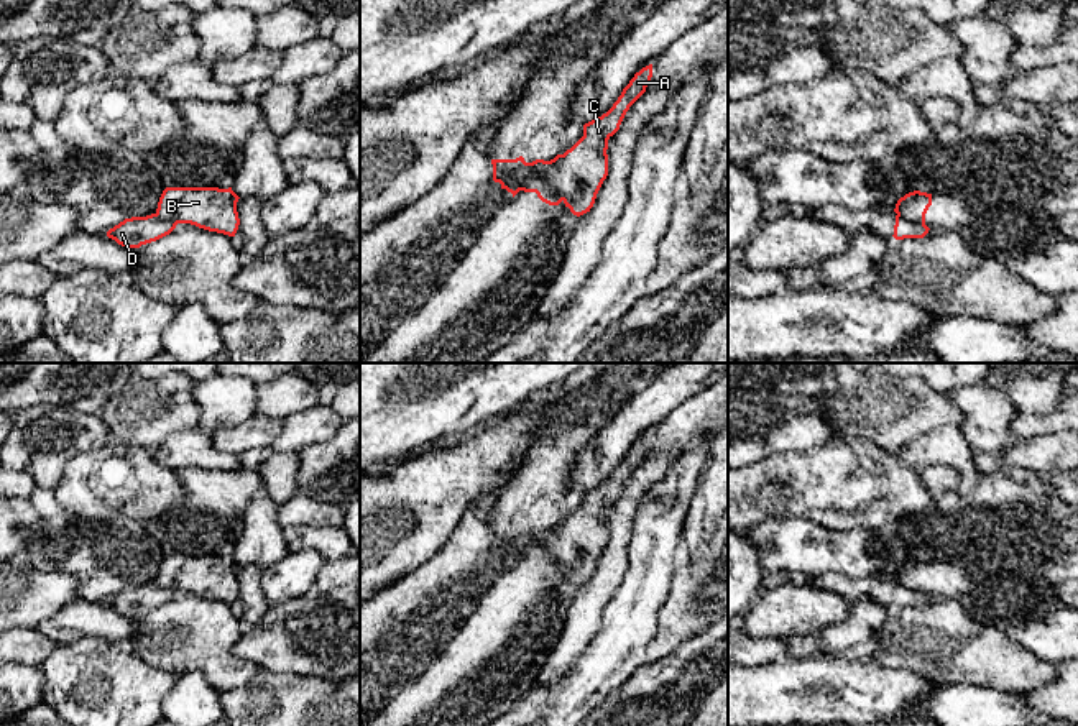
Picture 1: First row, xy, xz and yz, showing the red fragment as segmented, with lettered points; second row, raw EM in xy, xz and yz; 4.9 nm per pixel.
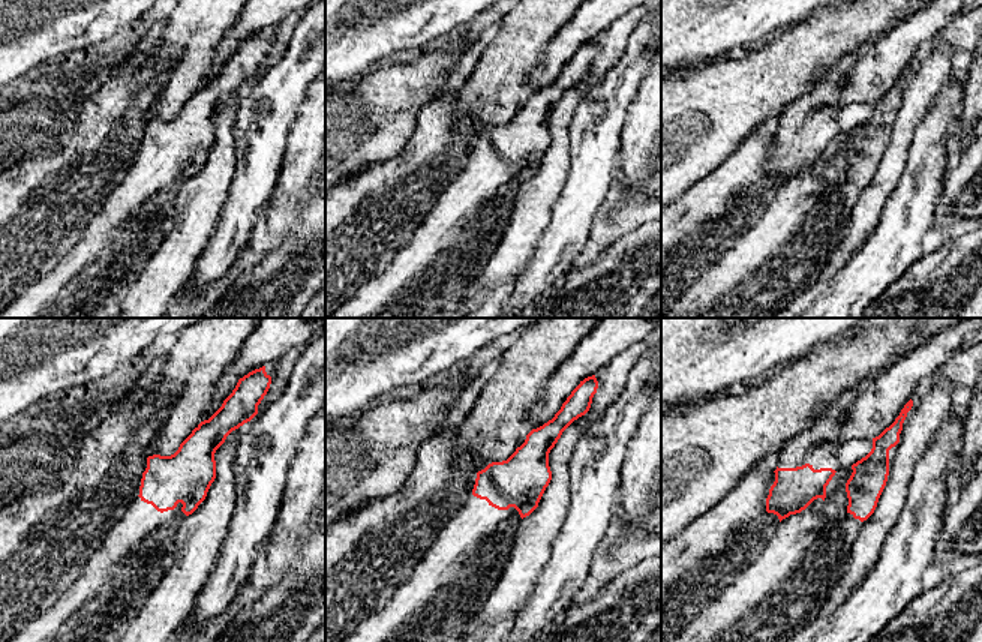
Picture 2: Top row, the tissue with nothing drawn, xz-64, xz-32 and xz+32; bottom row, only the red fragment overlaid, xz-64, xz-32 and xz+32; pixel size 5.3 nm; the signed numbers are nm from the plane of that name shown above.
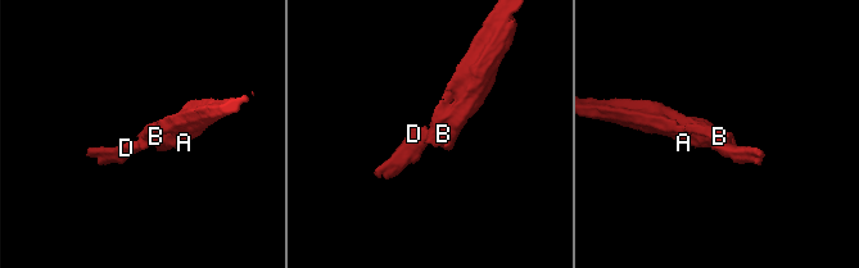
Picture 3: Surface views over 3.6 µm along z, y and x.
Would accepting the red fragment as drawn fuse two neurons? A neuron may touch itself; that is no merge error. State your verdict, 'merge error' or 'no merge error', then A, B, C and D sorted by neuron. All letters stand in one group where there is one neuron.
merge error; groups A B C / D

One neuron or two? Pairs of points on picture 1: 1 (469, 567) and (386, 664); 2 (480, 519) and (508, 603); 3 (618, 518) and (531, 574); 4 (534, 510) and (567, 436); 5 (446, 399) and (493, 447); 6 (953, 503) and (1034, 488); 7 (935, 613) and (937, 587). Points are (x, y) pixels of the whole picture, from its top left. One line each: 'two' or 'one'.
1: one
2: two
3: two
4: one
5: two
6: one
7: two

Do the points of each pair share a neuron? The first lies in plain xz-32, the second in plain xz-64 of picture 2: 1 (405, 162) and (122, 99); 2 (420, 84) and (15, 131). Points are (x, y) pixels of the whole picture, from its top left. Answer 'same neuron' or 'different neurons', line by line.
1: same neuron
2: same neuron

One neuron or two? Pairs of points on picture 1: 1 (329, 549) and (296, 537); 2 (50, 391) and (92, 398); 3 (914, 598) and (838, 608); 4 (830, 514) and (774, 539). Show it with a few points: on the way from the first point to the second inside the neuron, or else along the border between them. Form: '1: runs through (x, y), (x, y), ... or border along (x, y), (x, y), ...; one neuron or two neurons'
1: runs through (321, 541), (304, 537); one neuron
2: runs through (59, 391), (82, 391); one neuron
3: border along (814, 585), (837, 592), (850, 601); two neurons
4: border along (776, 516), (804, 518), (830, 529), (852, 531); two neurons

